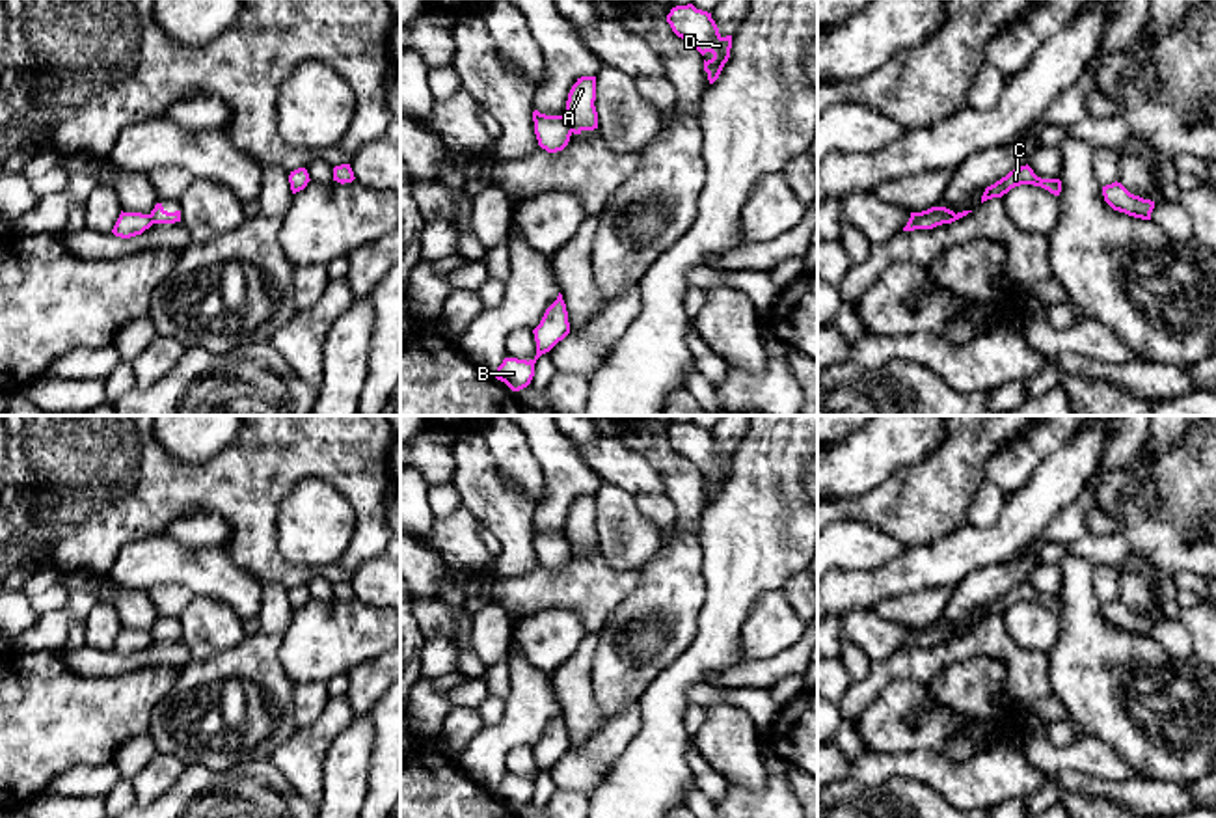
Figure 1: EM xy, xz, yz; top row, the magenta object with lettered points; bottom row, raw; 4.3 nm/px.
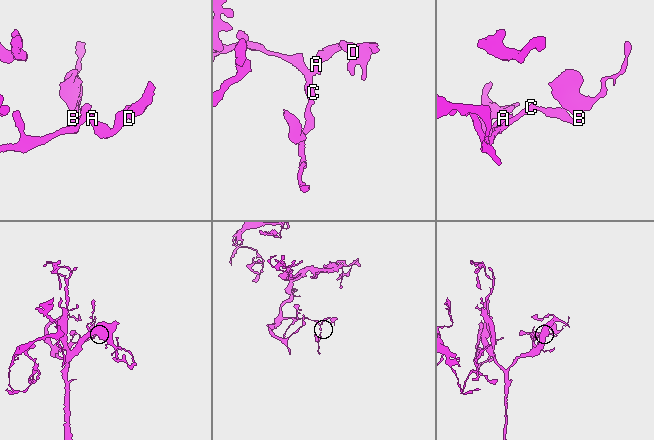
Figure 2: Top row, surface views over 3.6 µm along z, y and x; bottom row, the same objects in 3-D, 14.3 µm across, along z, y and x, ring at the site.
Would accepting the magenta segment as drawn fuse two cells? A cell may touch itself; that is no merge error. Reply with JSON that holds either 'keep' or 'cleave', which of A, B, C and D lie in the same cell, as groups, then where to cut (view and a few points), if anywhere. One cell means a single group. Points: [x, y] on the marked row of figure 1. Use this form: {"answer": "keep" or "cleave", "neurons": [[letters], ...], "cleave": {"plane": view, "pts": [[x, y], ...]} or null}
{"answer": "cleave", "neurons": [["A", "D"], ["B", "C"]], "cleave": {"plane": "xz", "pts": [[563, 116], [572, 131]]}}

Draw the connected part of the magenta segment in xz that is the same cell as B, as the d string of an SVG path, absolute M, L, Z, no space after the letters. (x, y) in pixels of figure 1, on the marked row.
M561 293L557 300L546 309L540 324L533 330L533 334L536 341L536 356L529 361L505 358L493 373L493 376L505 382L512 391L527 388L534 376L536 360L570 334L568 311Z

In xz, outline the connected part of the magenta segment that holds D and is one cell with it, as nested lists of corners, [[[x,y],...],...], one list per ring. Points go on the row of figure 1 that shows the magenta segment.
[[[693,4],[672,7],[667,22],[678,37],[693,45],[702,56],[713,54],[711,60],[704,60],[704,71],[713,84],[730,58],[732,35],[723,37],[711,13],[696,9]]]

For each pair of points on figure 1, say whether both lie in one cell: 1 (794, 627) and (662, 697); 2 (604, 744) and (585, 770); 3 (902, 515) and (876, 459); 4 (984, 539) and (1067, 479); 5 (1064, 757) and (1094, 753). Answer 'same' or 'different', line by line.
1: different
2: same
3: different
4: same
5: same

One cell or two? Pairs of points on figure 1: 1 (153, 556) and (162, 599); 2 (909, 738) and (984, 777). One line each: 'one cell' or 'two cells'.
1: two cells
2: two cells

